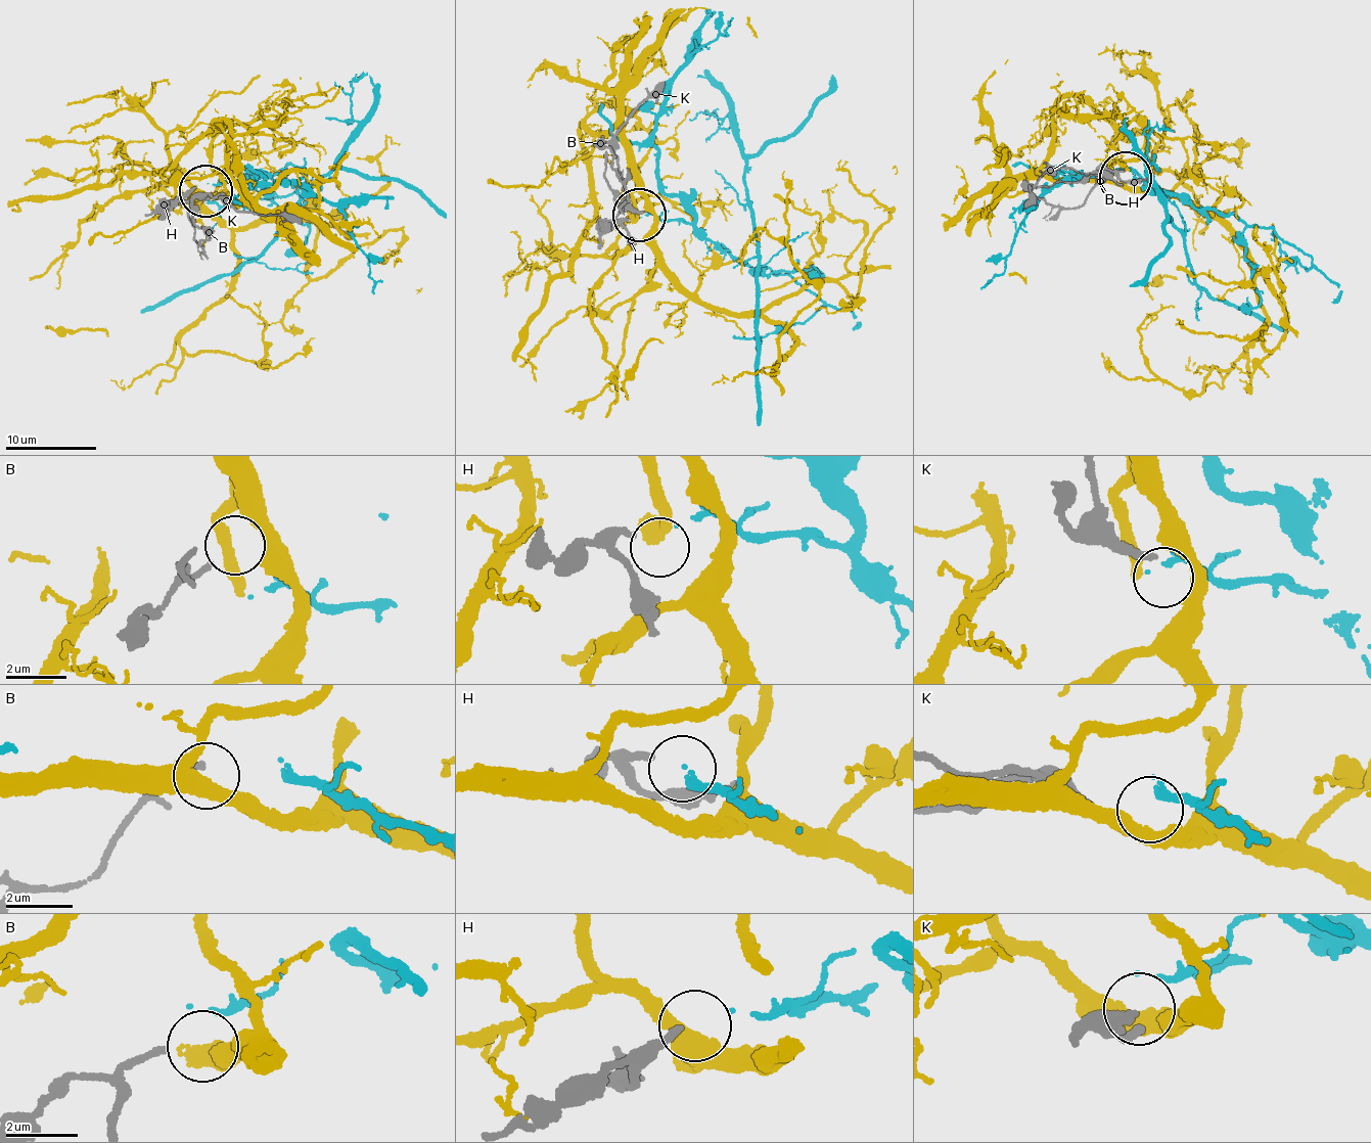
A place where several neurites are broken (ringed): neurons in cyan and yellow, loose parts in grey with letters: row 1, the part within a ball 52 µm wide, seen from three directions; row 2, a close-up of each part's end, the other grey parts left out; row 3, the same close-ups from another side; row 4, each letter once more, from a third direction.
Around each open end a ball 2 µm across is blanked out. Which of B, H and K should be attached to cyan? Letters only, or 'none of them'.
H

